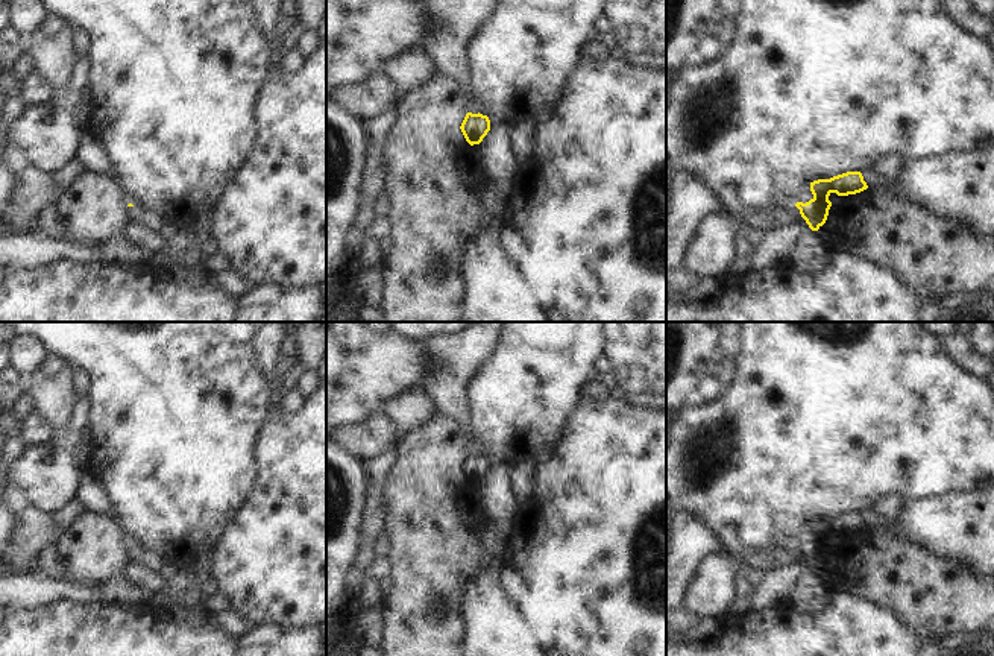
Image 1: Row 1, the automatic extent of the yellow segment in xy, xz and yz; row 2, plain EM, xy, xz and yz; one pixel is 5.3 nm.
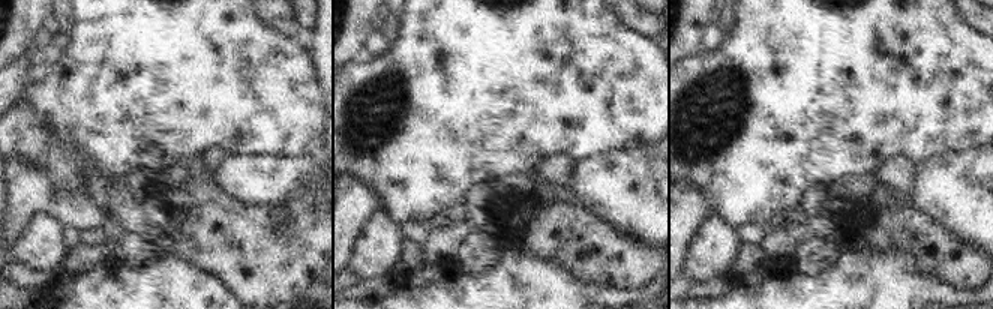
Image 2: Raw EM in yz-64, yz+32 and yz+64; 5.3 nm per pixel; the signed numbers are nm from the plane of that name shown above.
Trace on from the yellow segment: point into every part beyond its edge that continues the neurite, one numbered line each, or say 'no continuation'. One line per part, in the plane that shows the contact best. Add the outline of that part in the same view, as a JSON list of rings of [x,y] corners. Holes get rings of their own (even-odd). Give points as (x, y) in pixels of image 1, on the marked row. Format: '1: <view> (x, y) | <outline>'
no continuation

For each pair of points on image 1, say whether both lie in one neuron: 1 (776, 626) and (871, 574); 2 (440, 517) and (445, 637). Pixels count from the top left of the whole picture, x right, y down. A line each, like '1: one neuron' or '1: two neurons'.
1: two neurons
2: one neuron

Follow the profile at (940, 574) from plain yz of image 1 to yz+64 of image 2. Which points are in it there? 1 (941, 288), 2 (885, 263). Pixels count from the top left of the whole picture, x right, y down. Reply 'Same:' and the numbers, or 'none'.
Same: none

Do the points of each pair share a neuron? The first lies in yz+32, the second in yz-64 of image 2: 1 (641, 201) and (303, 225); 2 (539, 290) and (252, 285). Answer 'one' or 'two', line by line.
1: two
2: two

